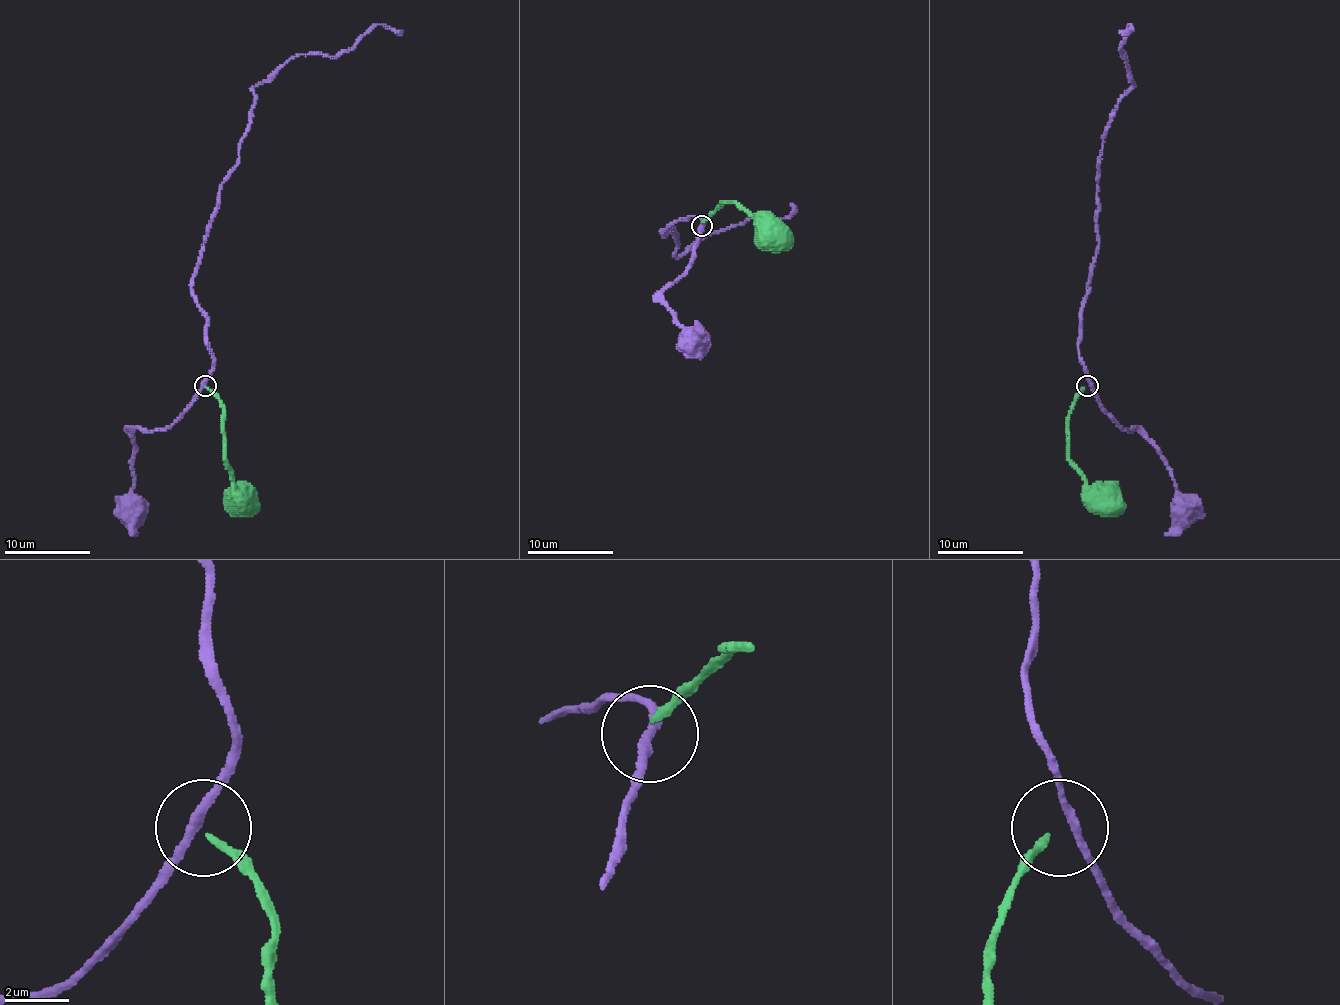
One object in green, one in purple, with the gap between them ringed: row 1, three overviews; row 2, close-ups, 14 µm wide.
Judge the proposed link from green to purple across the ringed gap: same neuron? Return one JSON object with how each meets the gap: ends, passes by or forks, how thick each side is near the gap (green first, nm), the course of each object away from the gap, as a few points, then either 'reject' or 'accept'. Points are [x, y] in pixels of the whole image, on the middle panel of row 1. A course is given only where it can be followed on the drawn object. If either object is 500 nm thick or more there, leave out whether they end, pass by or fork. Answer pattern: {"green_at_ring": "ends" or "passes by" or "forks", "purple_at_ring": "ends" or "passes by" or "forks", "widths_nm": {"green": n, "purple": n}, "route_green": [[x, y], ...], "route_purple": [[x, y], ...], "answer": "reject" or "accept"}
{"green_at_ring": "ends", "purple_at_ring": "passes by", "widths_nm": {"green": 240, "purple": 260}, "route_green": [[702, 222], [720, 205], [734, 203], [776, 231]], "route_purple": [[701, 229], [695, 216], [659, 231], [673, 229], [676, 257], [752, 216], [785, 218], [791, 203]], "answer": "reject"}

